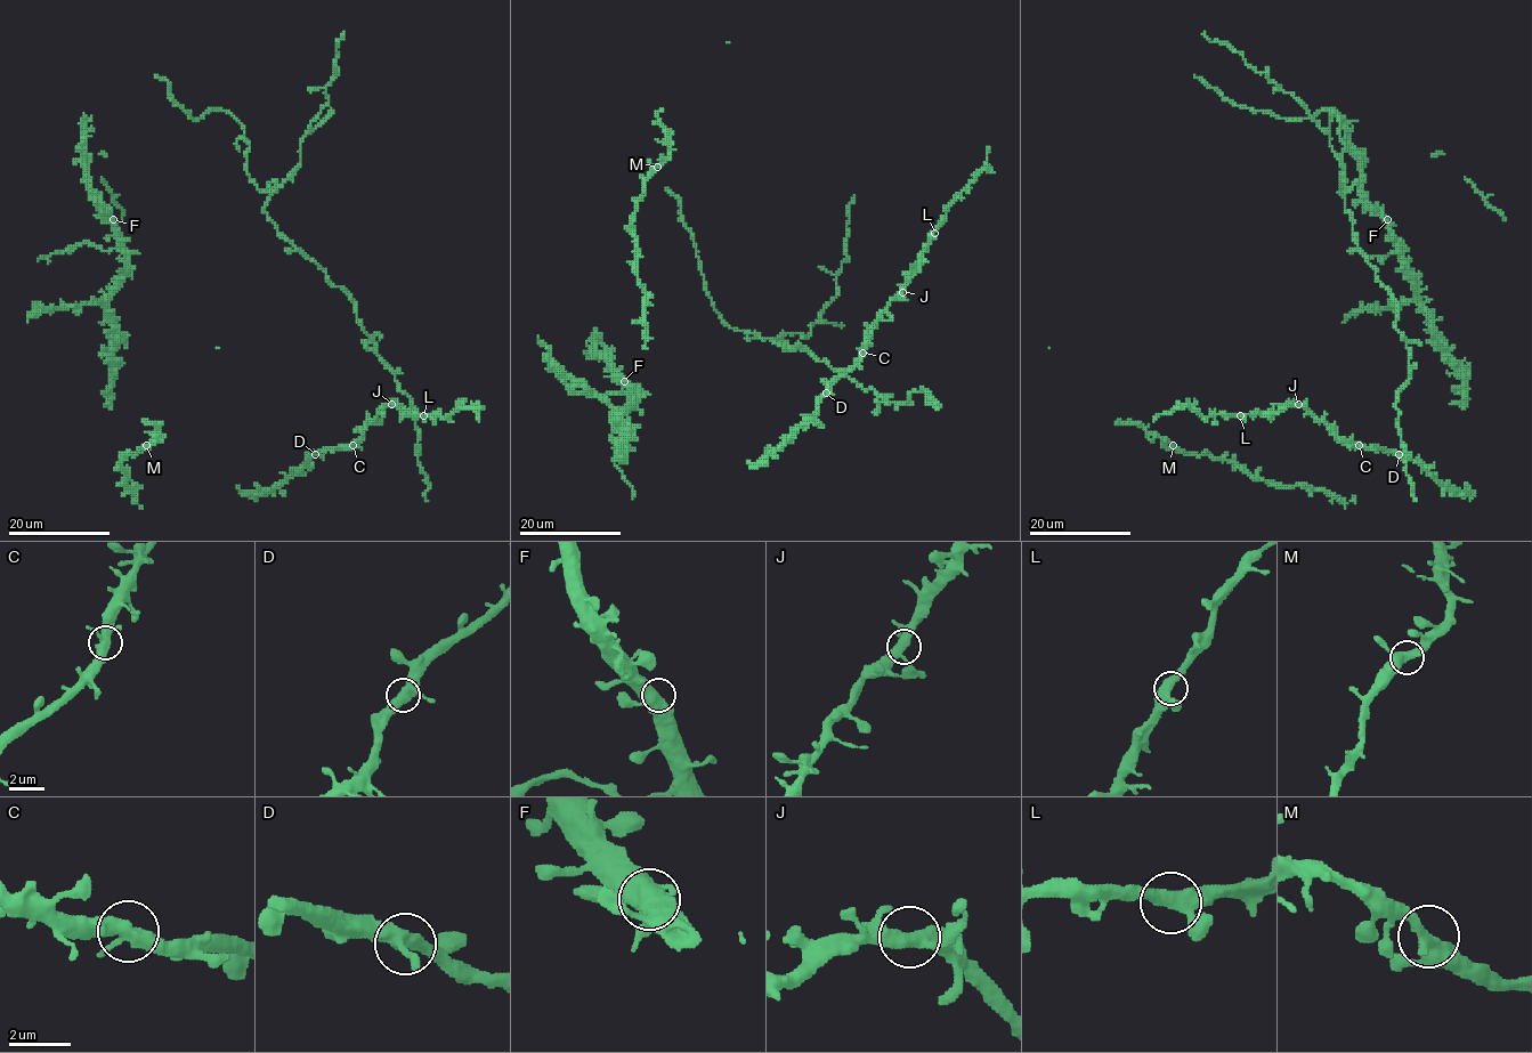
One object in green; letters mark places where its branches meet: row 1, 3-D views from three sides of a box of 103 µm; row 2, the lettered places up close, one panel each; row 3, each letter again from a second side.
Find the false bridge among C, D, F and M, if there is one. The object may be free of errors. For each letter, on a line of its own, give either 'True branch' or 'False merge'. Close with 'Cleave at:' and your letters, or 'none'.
C: True branch
D: True branch
F: True branch
M: True branch
Cleave at: none

